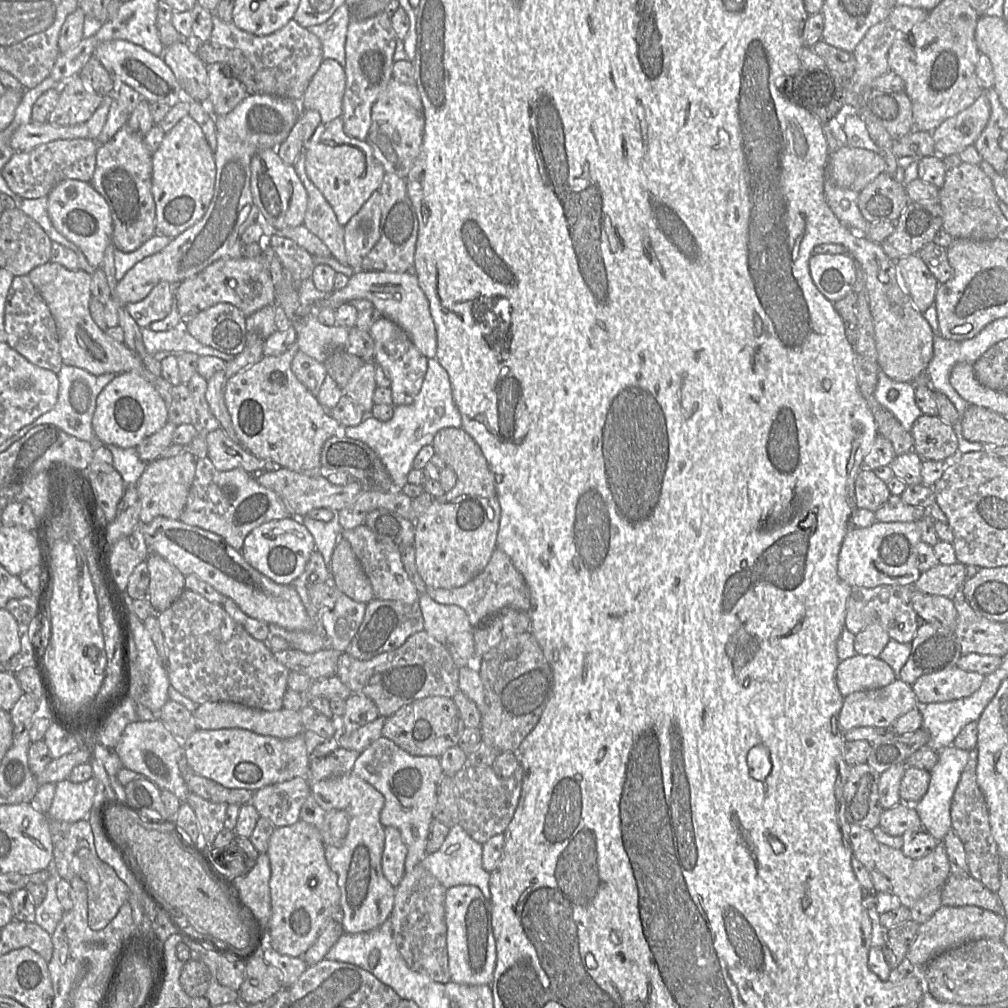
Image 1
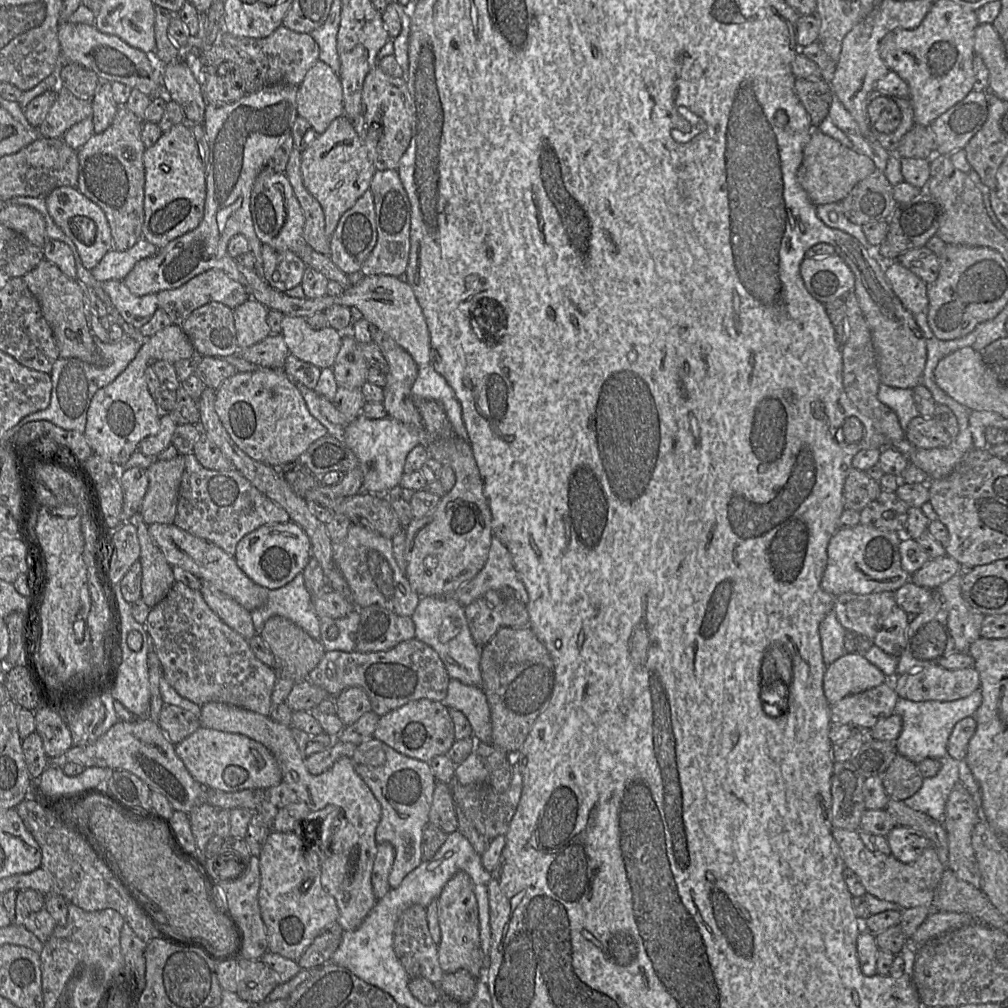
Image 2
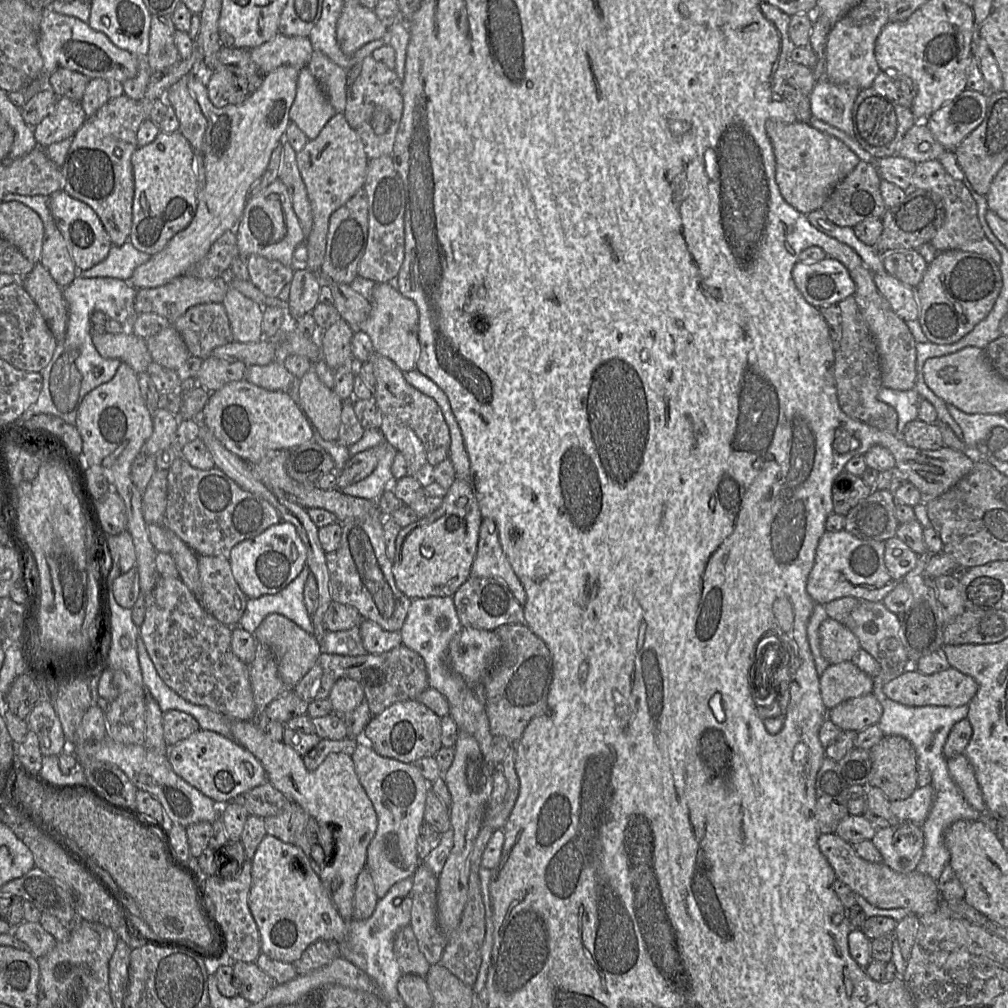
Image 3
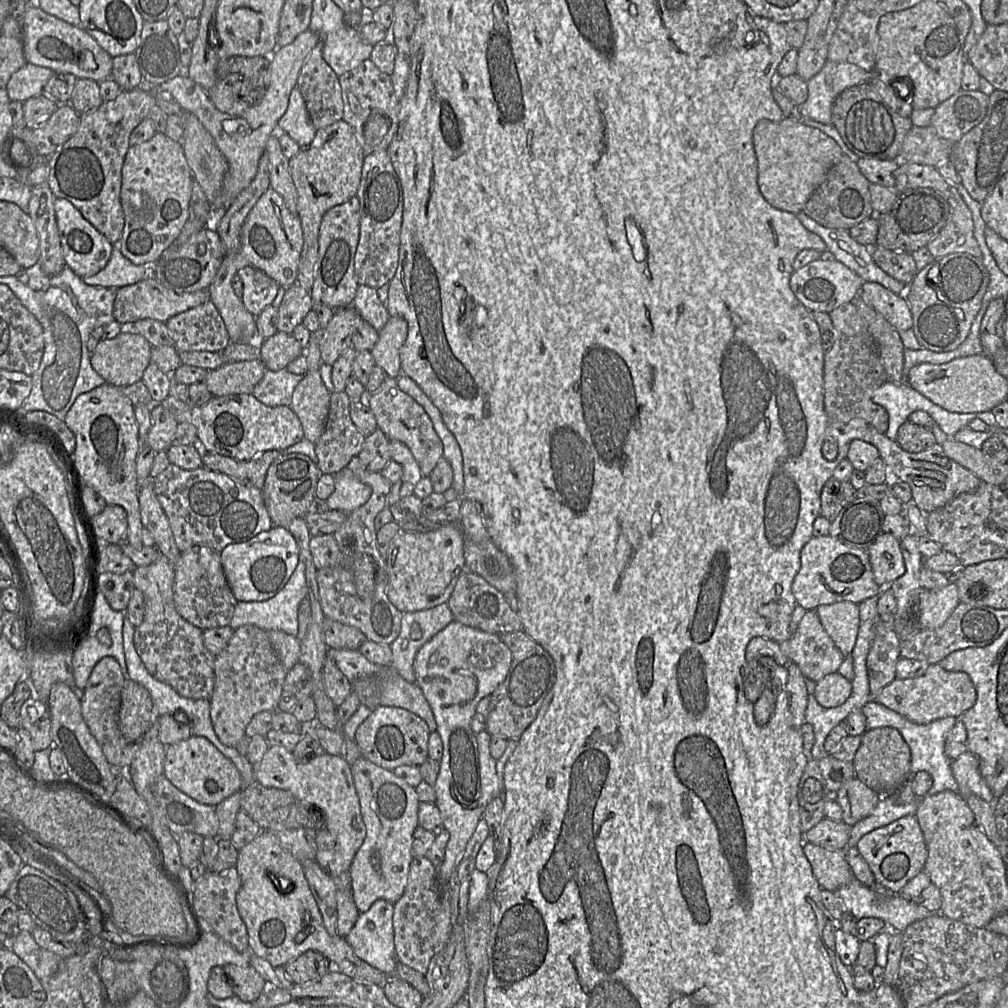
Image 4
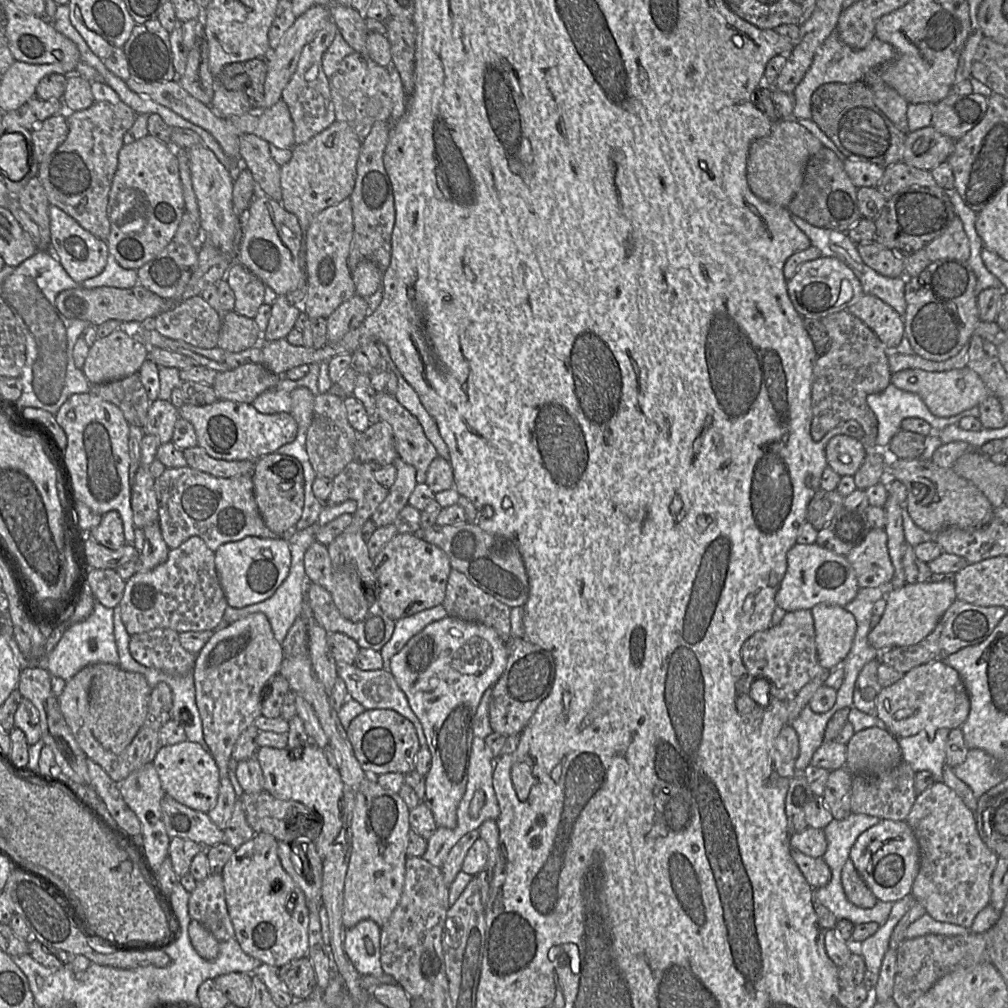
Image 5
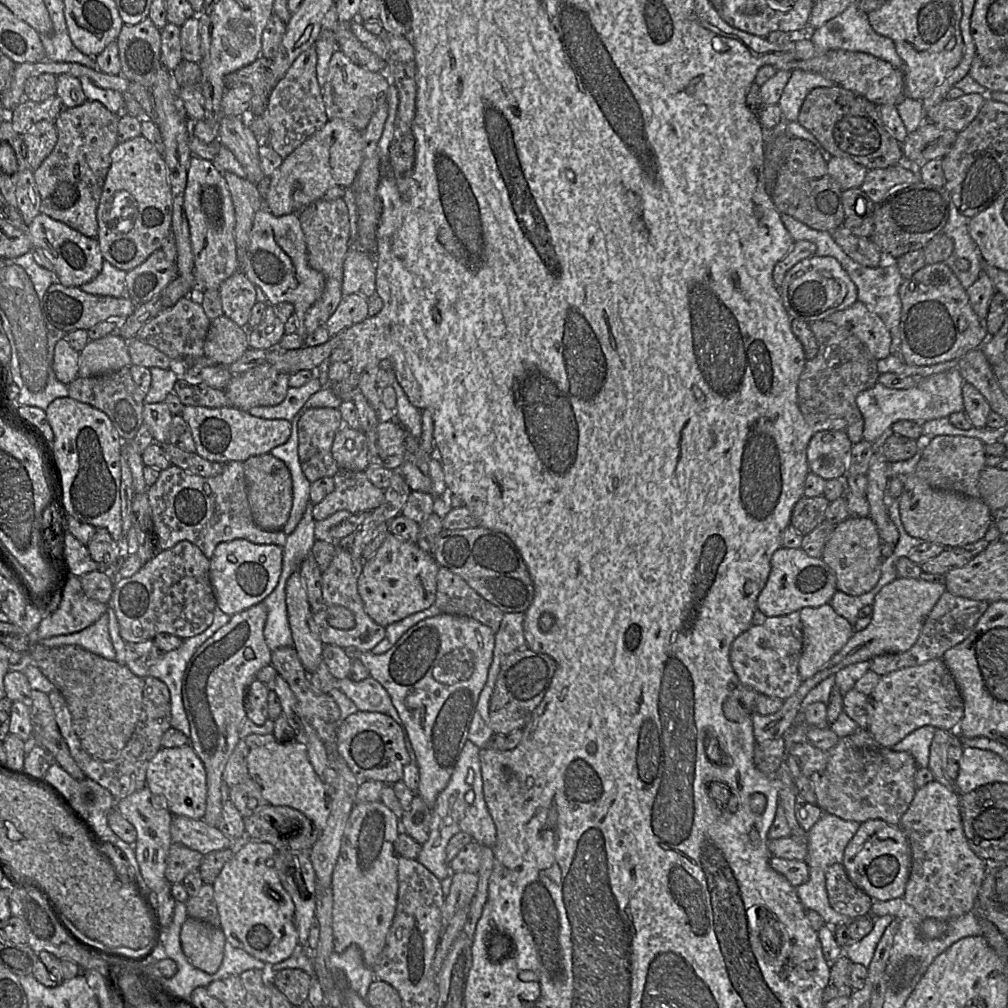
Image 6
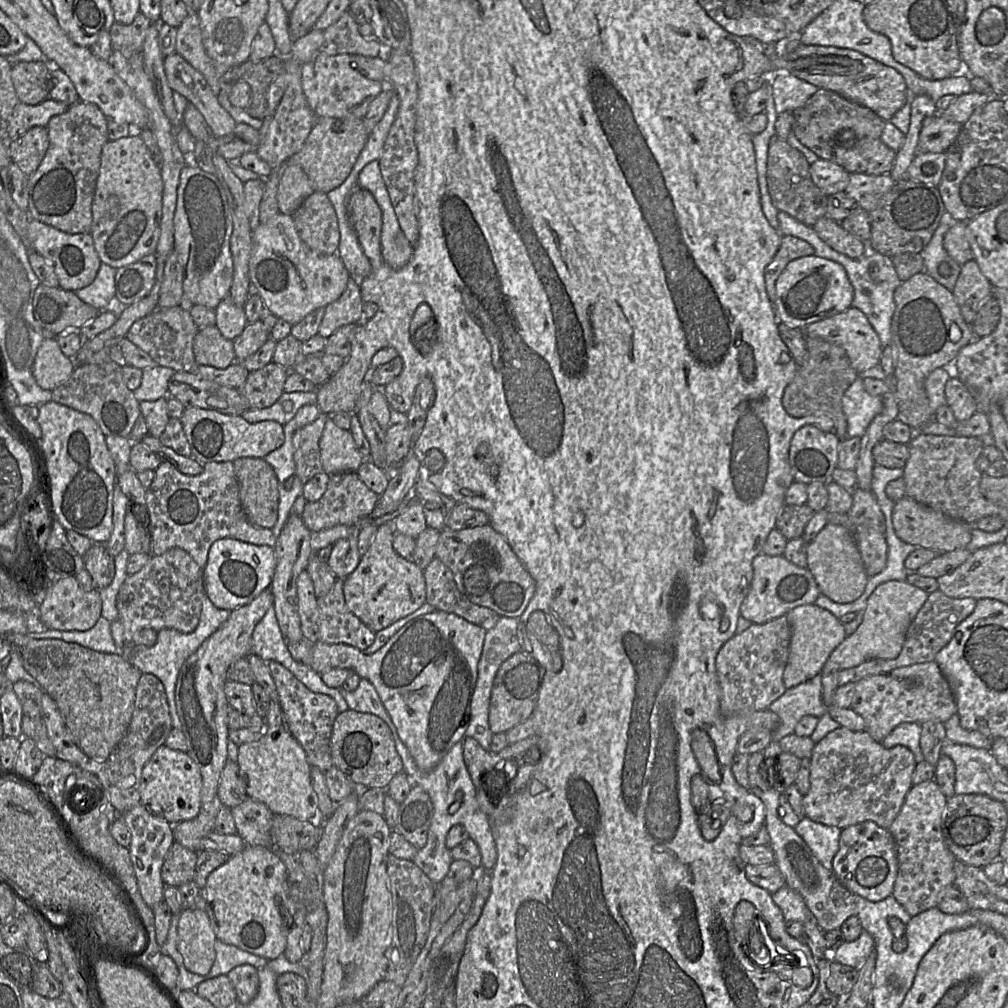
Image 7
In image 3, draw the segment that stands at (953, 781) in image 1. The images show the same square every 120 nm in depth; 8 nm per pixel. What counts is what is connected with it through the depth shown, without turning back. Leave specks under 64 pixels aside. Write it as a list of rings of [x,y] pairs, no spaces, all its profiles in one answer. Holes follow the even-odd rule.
[[[932,785],[917,788],[907,799],[891,802],[890,810],[898,822],[922,826],[932,808],[934,796]]]

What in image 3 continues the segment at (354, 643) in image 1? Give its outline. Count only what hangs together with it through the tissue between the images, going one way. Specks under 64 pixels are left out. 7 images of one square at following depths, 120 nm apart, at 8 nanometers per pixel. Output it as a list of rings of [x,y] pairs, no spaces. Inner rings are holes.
[[[362,619],[359,631],[363,647],[370,654],[382,654],[402,644],[400,631],[386,631],[371,620]]]

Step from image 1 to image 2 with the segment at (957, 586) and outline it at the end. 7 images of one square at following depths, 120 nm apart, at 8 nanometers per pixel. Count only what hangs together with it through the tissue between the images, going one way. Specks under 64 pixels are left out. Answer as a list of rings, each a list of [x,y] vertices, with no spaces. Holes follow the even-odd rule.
[[[948,556],[929,559],[919,570],[911,575],[911,581],[930,590],[937,590],[944,582],[958,574],[960,564]]]

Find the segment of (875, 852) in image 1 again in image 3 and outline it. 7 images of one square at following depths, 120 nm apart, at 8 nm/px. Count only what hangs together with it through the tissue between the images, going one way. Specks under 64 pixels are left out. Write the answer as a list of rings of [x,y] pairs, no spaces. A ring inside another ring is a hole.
[[[835,833],[820,834],[818,846],[832,867],[836,880],[843,882],[854,893],[865,898],[880,909],[908,909],[916,915],[935,913],[940,903],[937,881],[917,870],[901,874],[893,871],[883,862],[871,863],[859,857],[852,844]]]

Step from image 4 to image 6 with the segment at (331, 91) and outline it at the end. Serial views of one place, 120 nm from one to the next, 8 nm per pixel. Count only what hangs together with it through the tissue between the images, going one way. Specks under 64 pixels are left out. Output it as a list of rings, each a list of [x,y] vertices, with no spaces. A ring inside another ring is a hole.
[[[311,46],[293,62],[284,77],[276,83],[269,97],[265,111],[266,123],[269,126],[266,144],[283,159],[328,122],[322,88],[317,82],[316,65],[317,53],[315,46]]]

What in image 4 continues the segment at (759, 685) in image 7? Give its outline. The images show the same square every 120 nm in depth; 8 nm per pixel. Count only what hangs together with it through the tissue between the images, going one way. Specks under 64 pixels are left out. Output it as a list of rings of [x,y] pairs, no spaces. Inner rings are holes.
[[[806,611],[801,618],[796,631],[785,641],[776,642],[762,637],[752,638],[745,651],[746,661],[757,679],[772,677],[777,680],[777,675],[787,675],[775,670],[775,665],[785,667],[789,663],[794,663],[803,676],[813,683],[820,681],[825,676],[838,671],[845,656],[837,648],[833,640],[823,628],[816,611]],[[767,660],[765,665],[762,661]]]

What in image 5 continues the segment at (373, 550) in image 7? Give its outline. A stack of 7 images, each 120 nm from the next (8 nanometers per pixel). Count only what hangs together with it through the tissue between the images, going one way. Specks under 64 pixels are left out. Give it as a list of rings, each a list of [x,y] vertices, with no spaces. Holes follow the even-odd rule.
[[[396,534],[373,559],[378,584],[377,602],[393,621],[442,604],[450,571],[447,555],[437,546],[414,534]]]

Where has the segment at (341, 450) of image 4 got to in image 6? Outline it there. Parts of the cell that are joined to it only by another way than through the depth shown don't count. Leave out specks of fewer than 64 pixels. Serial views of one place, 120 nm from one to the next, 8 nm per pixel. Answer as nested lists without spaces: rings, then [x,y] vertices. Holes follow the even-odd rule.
[[[310,408],[299,420],[299,461],[310,483],[323,477],[333,477],[339,471],[331,449],[335,435],[343,425],[338,408]]]

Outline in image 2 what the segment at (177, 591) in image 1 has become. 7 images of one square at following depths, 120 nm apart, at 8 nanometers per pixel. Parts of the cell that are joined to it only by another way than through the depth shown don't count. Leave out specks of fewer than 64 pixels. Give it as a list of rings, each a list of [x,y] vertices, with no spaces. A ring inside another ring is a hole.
[[[140,513],[129,521],[133,521],[136,526],[140,545],[138,561],[142,567],[141,598],[151,608],[165,598],[176,580],[172,566],[152,541],[147,524],[141,518]]]

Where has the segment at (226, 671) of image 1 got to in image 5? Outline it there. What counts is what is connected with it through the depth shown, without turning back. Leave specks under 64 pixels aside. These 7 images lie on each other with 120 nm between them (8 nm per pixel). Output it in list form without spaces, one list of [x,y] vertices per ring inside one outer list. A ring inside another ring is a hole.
[[[158,522],[147,525],[142,530],[144,545],[136,561],[135,573],[147,572],[164,563],[171,550],[163,540]],[[165,628],[134,634],[129,641],[130,654],[143,666],[171,676],[185,676],[193,672],[196,655],[181,646],[179,635]]]

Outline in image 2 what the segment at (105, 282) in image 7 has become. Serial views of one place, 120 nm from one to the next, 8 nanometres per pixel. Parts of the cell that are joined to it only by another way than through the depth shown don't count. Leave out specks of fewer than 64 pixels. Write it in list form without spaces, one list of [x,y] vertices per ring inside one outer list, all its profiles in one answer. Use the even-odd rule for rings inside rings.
[[[141,238],[128,250],[111,249],[91,270],[91,273],[99,282],[106,280],[123,281],[138,261],[155,255],[158,250],[157,246]]]

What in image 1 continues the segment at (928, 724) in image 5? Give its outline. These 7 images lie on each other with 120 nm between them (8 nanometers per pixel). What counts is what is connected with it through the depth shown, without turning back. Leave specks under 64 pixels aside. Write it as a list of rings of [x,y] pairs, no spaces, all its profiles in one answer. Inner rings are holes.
[[[951,667],[923,675],[911,686],[919,703],[940,703],[972,695],[984,678],[980,673]]]

